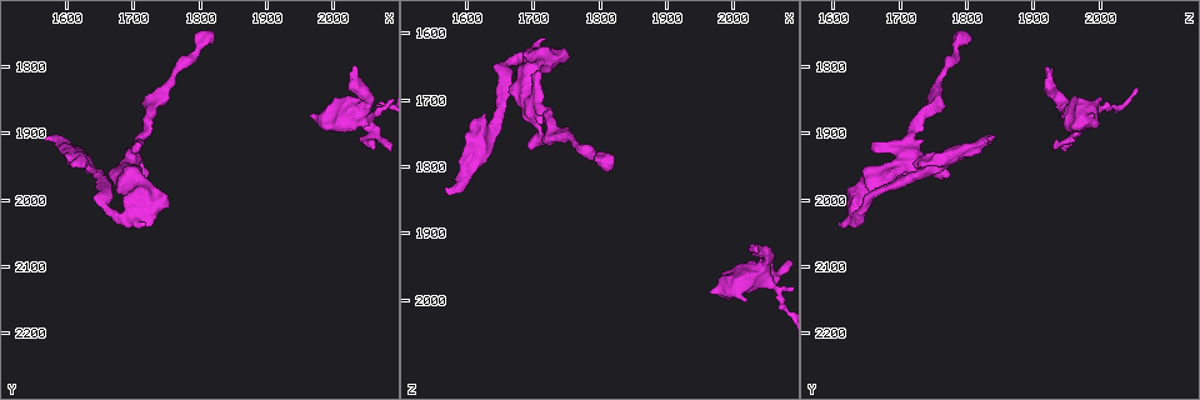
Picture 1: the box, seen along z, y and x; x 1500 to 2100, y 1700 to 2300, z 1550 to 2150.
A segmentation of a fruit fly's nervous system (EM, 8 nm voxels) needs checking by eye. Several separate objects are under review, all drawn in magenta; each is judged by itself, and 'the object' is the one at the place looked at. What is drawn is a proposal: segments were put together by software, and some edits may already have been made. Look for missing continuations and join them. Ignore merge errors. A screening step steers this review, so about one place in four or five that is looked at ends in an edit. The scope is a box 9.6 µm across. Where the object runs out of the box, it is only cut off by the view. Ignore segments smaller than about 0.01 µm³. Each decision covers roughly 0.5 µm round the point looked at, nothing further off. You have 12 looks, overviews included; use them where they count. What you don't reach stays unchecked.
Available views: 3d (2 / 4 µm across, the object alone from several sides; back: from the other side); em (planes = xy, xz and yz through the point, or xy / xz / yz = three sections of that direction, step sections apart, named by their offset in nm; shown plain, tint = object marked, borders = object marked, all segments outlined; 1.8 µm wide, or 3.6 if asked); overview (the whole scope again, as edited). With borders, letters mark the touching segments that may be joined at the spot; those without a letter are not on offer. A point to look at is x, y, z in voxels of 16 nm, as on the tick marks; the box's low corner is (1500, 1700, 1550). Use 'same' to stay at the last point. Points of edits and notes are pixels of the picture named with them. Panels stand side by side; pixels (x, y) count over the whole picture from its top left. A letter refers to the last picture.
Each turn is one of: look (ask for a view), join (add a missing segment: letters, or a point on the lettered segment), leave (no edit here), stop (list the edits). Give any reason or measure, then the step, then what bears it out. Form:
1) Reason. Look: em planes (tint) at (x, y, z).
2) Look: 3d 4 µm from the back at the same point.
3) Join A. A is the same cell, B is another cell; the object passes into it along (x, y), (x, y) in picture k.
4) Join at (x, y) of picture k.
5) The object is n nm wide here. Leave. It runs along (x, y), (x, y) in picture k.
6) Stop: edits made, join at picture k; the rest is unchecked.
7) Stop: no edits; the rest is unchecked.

An open end. Look: 3d 2 µm from the back at (1815, 1750, 1805).

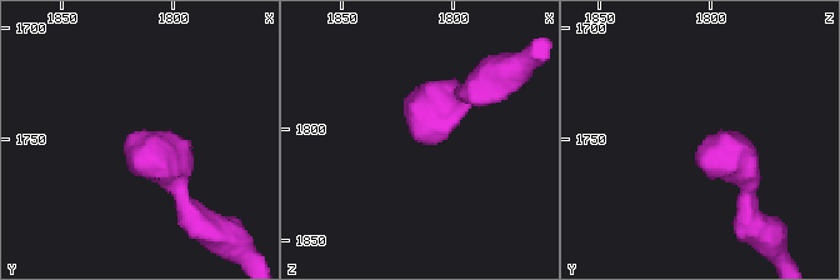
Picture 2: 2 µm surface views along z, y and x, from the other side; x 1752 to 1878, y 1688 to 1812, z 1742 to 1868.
Now the EM. Look: em xy step 16 (tint) at (1814, 1755, 1807).

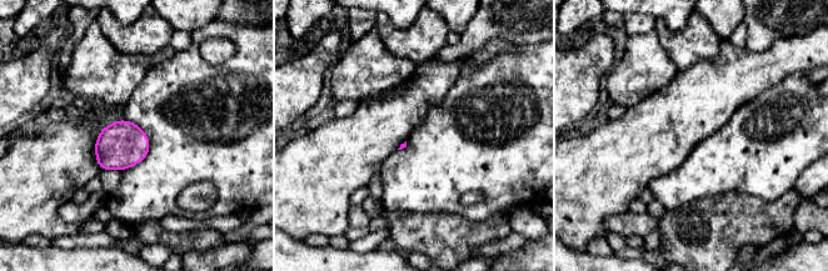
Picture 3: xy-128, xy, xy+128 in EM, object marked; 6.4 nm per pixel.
Look: em planes (borders) at the same point.

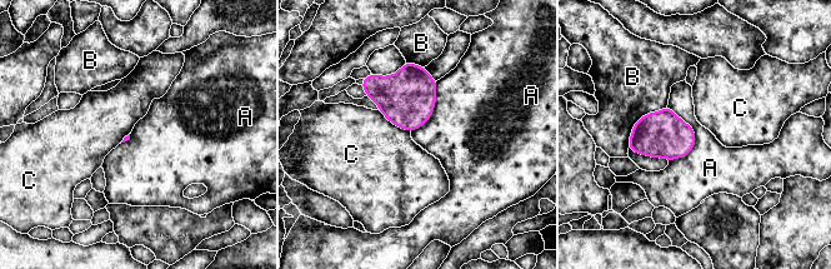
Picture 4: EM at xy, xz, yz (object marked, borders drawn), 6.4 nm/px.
Leave. A, B and C are other cells; a border runs along (667, 106), (695, 137), (672, 160) in picture 4; no lettered segment goes on from it.

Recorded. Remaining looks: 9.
Branch stops here. Look: 3d 2 µm at (1695, 1965, 1770).

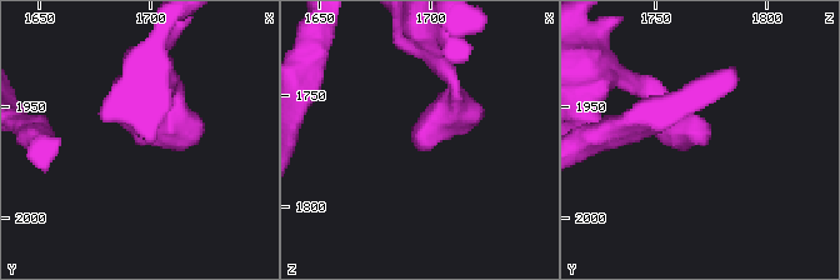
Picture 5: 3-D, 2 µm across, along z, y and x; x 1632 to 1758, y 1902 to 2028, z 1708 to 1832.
Look: em 3.6 µm planes (borders) at (1693, 1966, 1771).

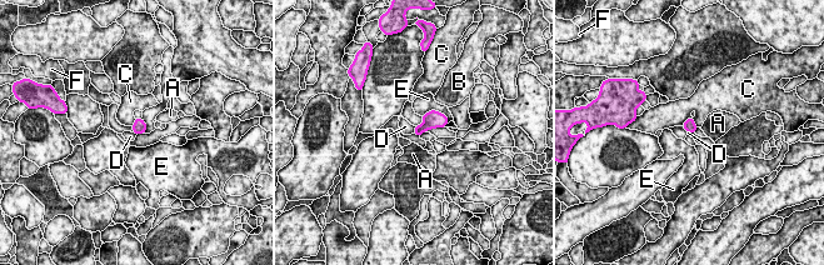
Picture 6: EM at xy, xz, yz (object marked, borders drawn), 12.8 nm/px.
Leave. A, B, C, D, E and F are other cells; none of them fits.

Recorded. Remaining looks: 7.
Free end. Look: em planes (tint) at (1570, 1910, 1835).

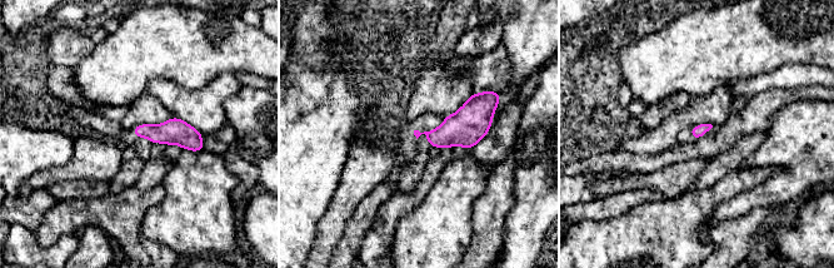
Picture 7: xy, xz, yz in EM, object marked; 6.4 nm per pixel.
Look: em planes (borders) at the same point.

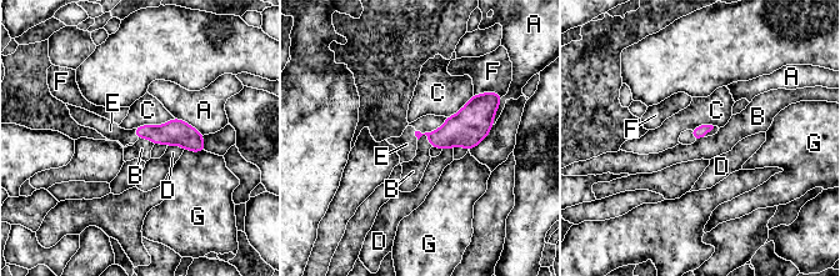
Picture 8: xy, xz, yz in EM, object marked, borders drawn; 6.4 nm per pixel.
Join E. E is the same cell, A, B, C, D, F and G are other cells; the object passes into it along (174, 133), (135, 134), (110, 130) in picture 8; it goes on there.

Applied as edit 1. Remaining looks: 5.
An open end. Look: 3d 4 µm at (1710, 1920, 1655).

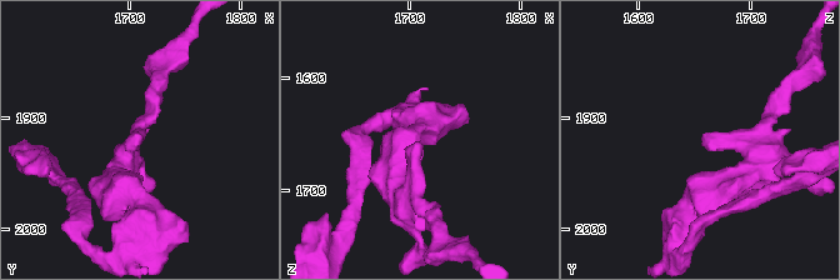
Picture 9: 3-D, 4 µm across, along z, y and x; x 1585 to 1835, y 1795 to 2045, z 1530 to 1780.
Shape alone is not enough. Look: em planes (borders) at (1708, 1920, 1654).

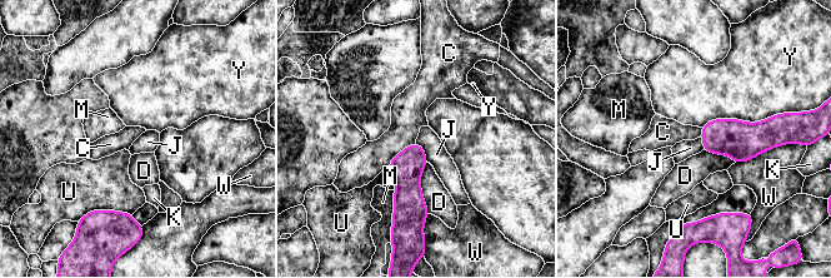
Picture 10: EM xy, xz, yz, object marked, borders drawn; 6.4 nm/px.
Leave. C, D, J, K, M, U, W and Y are other cells; a border runs along (416, 142), (427, 162) in picture 10; none of them fits.

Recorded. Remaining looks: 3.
An open end. Look: 3d 4 µm at (1720, 2035, 1605).

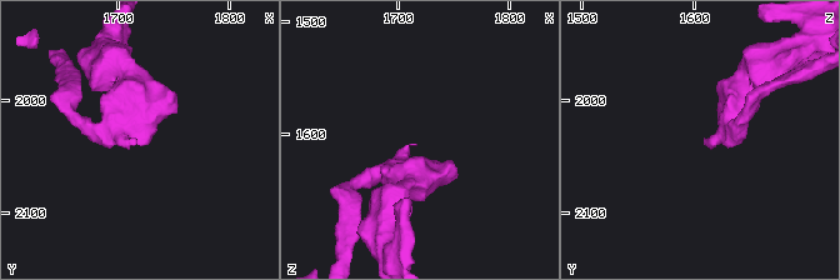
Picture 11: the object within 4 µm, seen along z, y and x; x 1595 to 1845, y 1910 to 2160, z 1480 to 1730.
Need the tissue. Look: em xz step 16 (tint) at (1718, 2032, 1610).

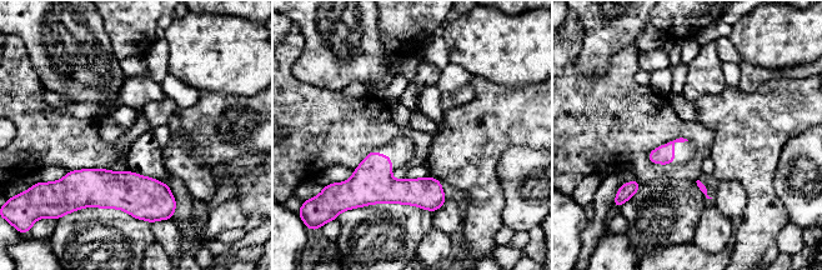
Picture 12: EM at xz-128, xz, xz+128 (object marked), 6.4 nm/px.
Look: em xy step 16 (borders) at the same point.

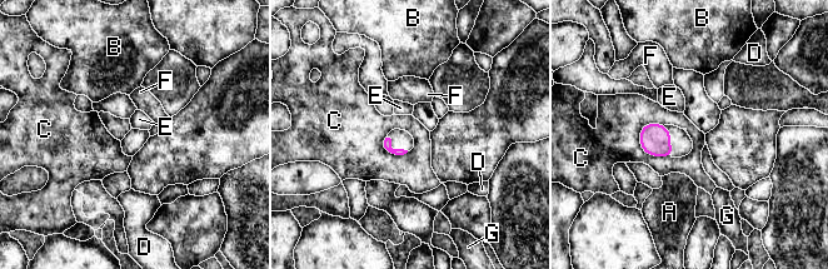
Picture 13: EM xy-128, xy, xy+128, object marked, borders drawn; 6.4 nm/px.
Leave. A, B, C, D, E, F and G are other cells; no lettered segment goes on from it.

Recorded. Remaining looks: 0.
Stop: edits made, join at picture 8; the rest is unchecked.

